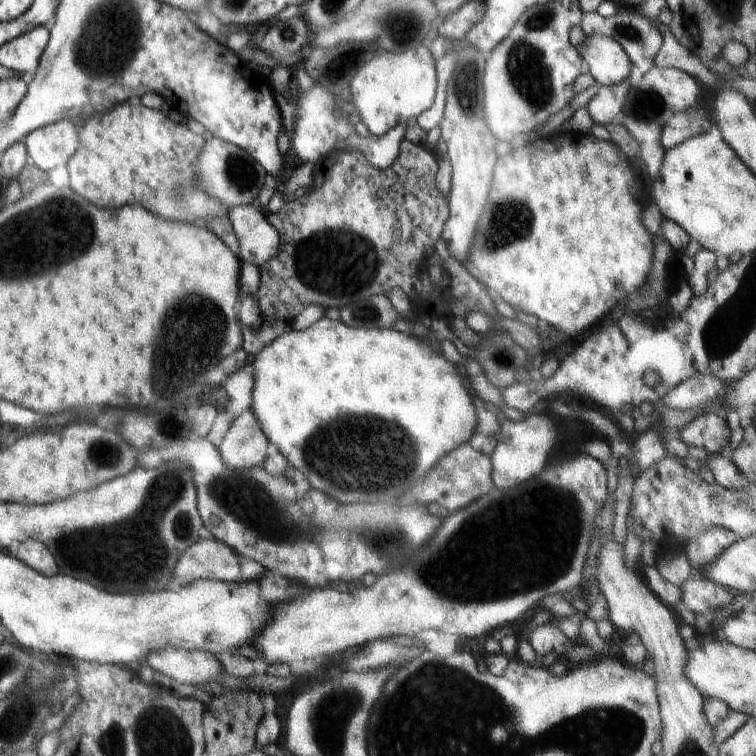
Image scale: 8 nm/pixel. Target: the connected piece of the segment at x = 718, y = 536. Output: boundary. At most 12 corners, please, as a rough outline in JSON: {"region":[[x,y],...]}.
{"region":[[712,528],[688,547],[693,572],[712,564],[739,537]]}

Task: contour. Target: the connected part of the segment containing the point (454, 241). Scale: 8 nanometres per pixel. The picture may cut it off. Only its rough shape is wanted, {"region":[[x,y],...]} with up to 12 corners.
{"region":[[465,40],[439,126],[452,166],[441,238],[468,262],[498,155],[482,120],[486,57]]}

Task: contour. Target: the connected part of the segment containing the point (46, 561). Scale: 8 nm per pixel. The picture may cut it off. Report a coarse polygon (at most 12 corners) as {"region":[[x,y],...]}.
{"region":[[25,539],[17,559],[46,576],[59,573],[38,539]]}

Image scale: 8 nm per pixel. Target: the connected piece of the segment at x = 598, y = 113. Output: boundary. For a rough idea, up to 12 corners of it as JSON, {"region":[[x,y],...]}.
{"region":[[629,80],[597,84],[588,103],[595,124],[609,127],[624,112]]}

